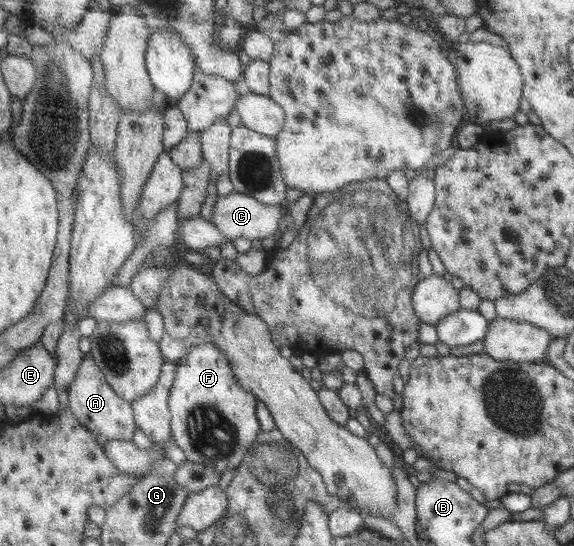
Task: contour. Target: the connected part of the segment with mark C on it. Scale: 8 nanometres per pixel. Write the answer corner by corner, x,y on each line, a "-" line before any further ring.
233,191
229,195
217,197
211,222
230,241
238,237
249,241
262,240
277,233
283,213
283,204
264,204
253,196

